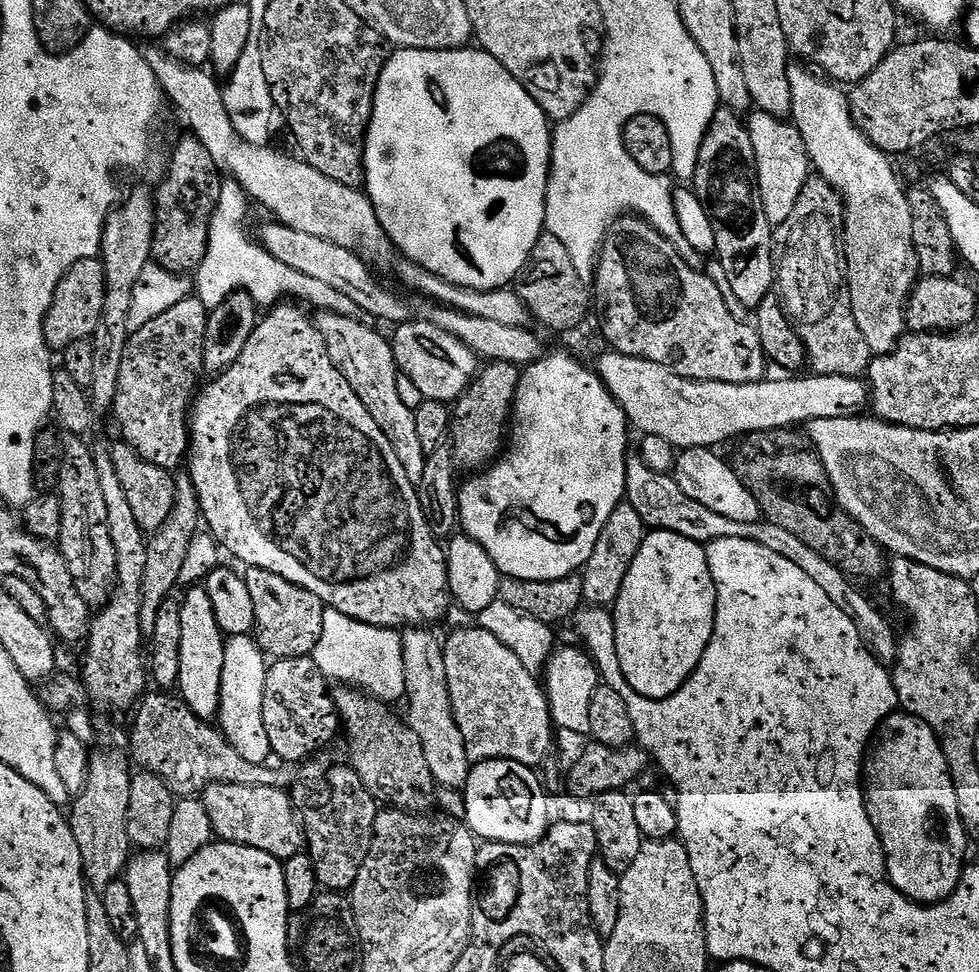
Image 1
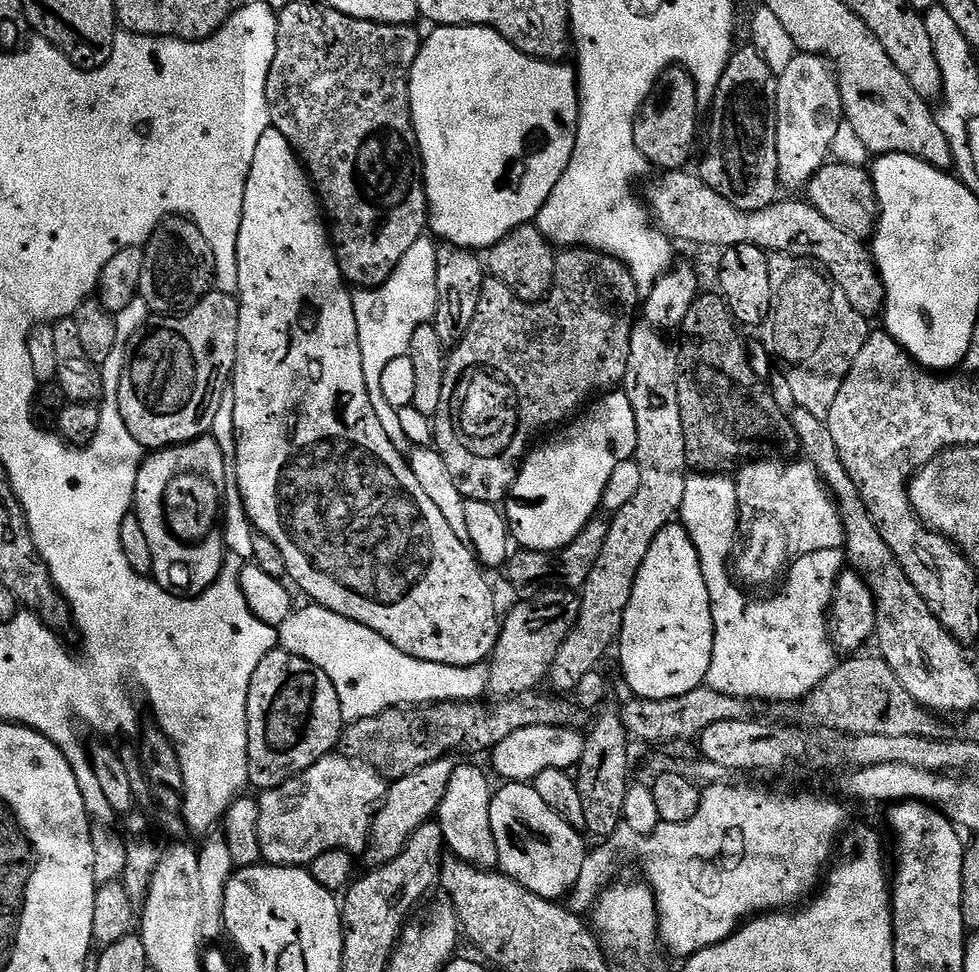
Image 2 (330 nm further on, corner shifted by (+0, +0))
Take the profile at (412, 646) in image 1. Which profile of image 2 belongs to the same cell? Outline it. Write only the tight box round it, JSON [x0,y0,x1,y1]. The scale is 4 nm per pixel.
[438,763,500,870]

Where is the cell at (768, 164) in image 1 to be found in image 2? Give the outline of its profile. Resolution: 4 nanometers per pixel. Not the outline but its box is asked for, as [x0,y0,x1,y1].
[776,55,845,189]

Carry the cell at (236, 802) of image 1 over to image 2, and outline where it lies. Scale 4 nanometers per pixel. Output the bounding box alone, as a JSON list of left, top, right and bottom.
[258,754,386,868]

